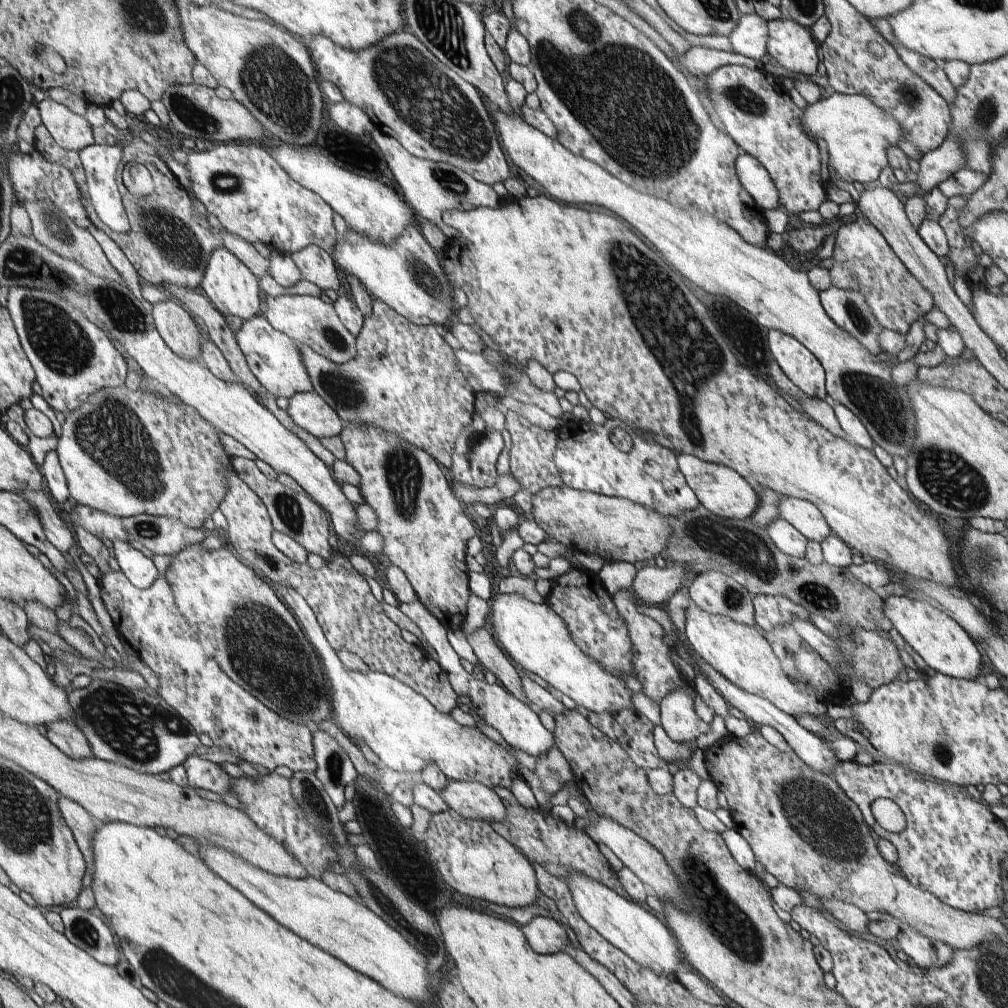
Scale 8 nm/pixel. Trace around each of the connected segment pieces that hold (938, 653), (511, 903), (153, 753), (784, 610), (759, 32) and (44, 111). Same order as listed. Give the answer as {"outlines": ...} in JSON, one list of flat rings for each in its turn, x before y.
{"outlines":[[[886,595,884,614,891,625,898,630,905,642,913,648,930,668,937,673,957,679,978,679,981,672,982,656,973,638,951,616,922,599,906,596]],[[449,809,432,815,427,834,426,848,432,866,440,870,444,882,454,890,510,908,532,906,541,895,534,864,513,843,498,834,492,824,466,818]],[[92,678,89,686,67,691,81,731,93,749,93,756,99,759,120,762,139,773,153,775,172,770,194,755,218,765,243,760,226,749,200,743,194,727,161,696,96,678]],[[760,595,753,598,756,628,762,634,768,634,773,628,792,627,792,618,811,621,810,613,784,595]],[[757,13,742,15,737,29,729,36,734,53,757,60,768,53,769,21]],[[48,97,36,105,43,125,63,149,79,153,94,144,92,127,85,117]]]}

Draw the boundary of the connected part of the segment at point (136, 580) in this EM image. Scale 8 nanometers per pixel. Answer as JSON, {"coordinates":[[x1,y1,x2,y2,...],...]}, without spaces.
{"coordinates":[[114,540,112,542,115,559,118,561,121,571,129,578,129,581,139,589,150,588,155,580,160,577,160,573,152,559,123,540]]}

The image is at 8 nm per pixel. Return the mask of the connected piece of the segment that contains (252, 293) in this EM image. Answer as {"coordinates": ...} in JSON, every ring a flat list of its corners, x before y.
{"coordinates":[[218,247,209,258,208,268,205,270,205,278,202,281,204,293,211,300,211,303,224,315,247,321,258,315,260,310,260,288,256,275,226,247]]}

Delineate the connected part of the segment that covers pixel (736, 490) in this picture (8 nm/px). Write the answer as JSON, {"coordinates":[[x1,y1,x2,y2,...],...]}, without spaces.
{"coordinates":[[679,453,678,462,681,463,682,474,697,493,700,503,713,511,715,515,727,519,748,519,759,503,759,495,753,483,746,482,737,470,716,463,707,463,694,455]]}

